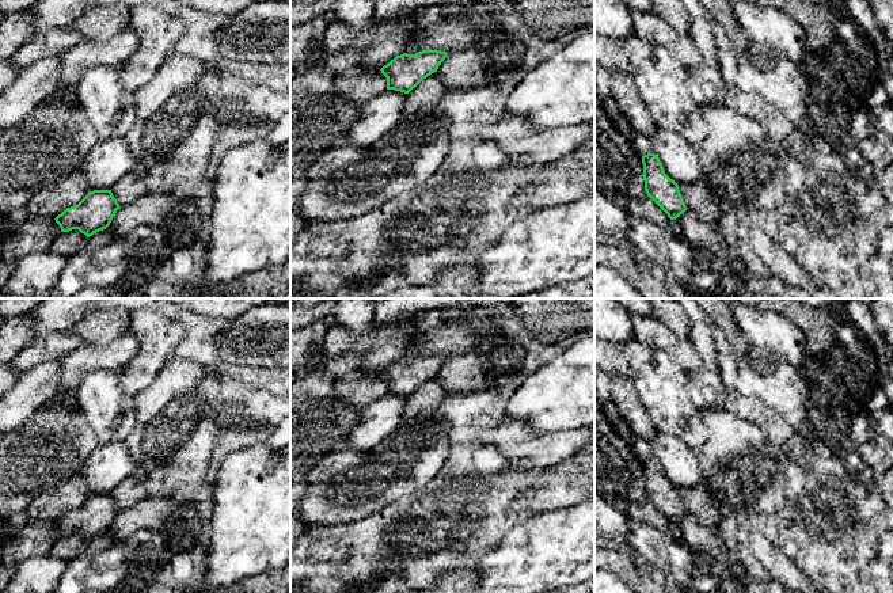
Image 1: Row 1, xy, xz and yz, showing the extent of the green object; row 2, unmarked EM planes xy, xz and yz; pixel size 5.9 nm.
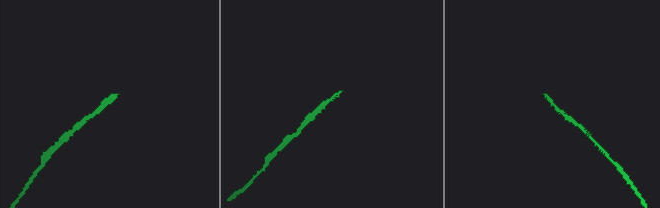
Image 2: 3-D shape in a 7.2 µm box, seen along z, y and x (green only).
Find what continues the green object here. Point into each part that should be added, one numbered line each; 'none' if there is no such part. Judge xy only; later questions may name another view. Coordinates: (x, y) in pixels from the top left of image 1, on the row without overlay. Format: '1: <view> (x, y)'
none

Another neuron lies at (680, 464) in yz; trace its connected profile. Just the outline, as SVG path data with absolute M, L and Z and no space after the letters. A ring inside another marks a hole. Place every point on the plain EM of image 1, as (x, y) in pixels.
M656 432L651 455L660 463L665 478L677 489L704 486L698 453L680 438Z

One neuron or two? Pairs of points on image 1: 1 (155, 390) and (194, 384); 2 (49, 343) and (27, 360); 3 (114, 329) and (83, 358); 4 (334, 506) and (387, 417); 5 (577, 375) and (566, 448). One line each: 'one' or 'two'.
1: one
2: one
3: two
4: two
5: two

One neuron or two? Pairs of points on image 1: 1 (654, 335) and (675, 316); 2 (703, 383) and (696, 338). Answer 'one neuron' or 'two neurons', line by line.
1: two neurons
2: one neuron

